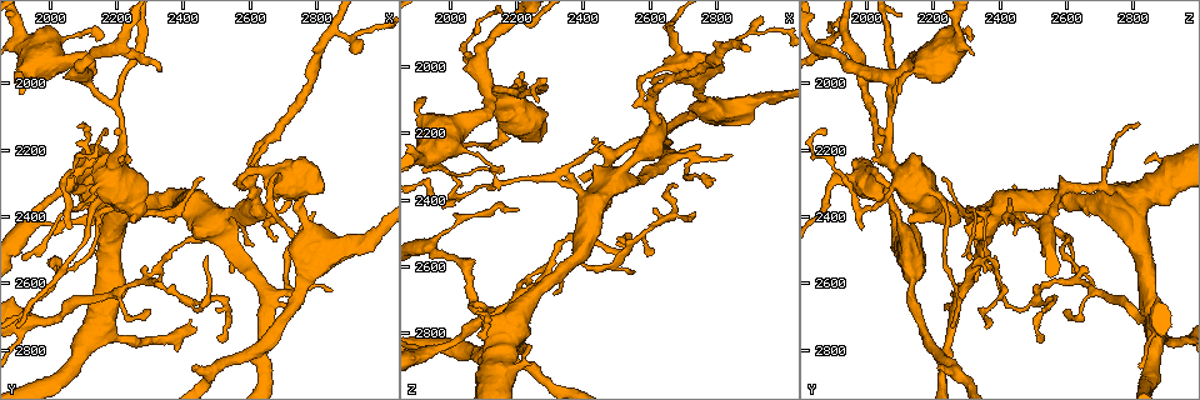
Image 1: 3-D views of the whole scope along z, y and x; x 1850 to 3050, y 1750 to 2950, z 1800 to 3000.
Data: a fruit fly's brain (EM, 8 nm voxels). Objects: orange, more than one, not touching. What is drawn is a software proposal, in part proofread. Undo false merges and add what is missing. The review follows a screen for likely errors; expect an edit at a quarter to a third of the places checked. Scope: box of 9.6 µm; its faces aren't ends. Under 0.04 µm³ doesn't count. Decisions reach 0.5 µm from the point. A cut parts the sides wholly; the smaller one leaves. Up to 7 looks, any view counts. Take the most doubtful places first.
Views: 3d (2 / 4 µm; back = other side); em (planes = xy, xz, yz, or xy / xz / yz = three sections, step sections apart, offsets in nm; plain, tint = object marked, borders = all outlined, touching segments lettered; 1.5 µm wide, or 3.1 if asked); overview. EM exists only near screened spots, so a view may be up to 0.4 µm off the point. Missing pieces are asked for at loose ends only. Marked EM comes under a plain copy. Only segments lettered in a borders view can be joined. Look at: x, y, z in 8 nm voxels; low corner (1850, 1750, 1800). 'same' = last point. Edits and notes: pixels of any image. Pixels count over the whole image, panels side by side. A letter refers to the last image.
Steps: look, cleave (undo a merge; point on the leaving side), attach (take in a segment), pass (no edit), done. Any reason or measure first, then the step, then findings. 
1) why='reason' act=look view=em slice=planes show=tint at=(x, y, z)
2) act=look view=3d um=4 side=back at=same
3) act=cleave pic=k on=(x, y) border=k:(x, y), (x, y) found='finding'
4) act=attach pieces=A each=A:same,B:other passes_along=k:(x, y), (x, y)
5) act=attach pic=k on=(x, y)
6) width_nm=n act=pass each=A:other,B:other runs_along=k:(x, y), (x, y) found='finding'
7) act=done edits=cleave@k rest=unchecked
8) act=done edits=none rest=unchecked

why='an open end' act=look view=em slice=xy step=8 show=borders at=(2550, 2300, 2120)

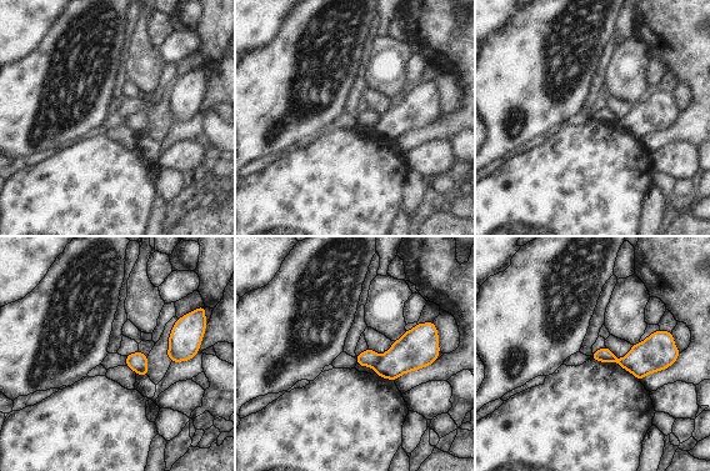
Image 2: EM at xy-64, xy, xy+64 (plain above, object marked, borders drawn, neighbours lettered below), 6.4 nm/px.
act=look view=em slice=planes show=borders at=same

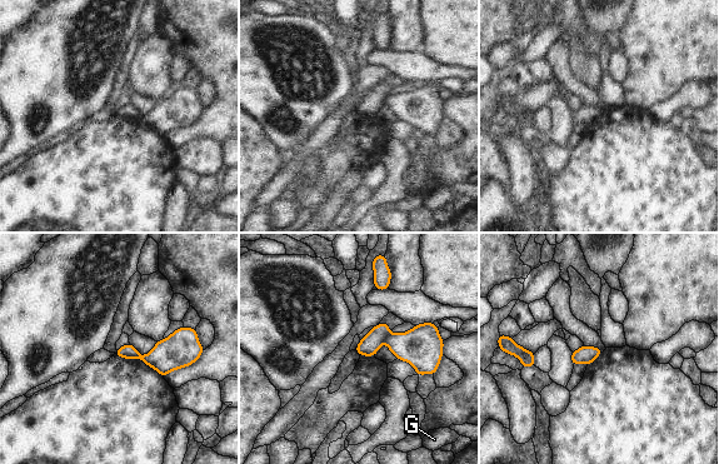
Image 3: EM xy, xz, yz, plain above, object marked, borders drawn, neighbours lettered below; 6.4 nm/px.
act=cleave pic=3 on=(372, 342) each=G:other border=3:(389, 332), (384, 338) found='a second neuron is stuck on'

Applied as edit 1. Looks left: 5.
act=look view=overview

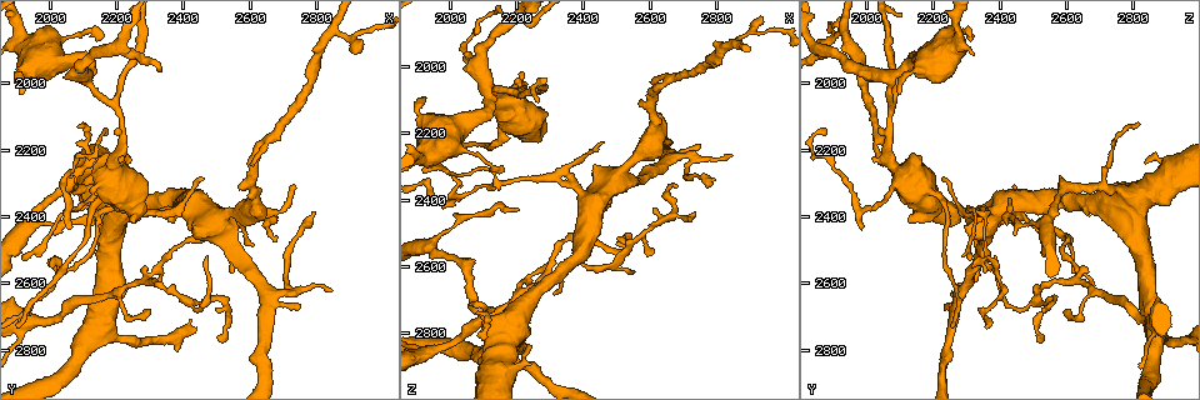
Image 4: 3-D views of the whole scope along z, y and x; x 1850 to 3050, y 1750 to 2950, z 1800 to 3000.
why='sharp bend' act=look view=3d um=4 at=(2110, 1980, 2070)

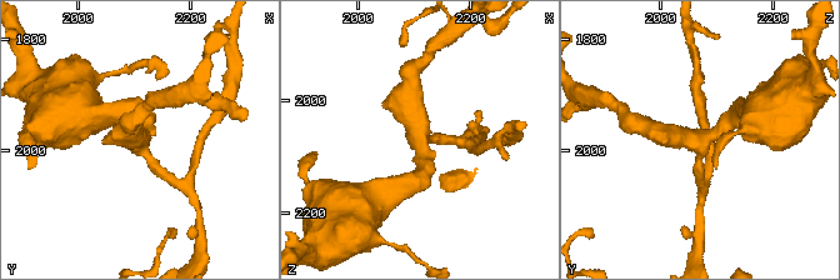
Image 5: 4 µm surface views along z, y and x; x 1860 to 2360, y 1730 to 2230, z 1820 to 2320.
act=look view=em slice=planes show=borders at=(2115, 1990, 2070)

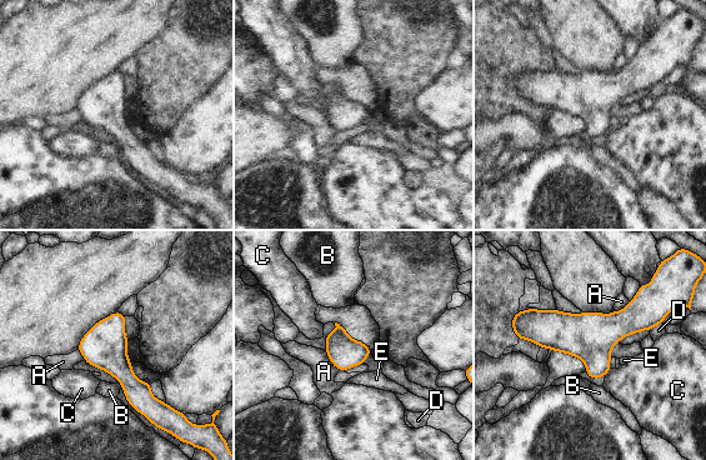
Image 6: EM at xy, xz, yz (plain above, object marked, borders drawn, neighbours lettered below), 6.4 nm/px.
width_nm=200 act=pass each=A:other,B:other,C:other,D:other,E:other runs_along=6:(660, 316), (605, 331), (521, 331) found='all the same neuron'

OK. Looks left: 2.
why='tapers out' act=look view=em slice=planes show=borders at=(2730, 2310, 2440)

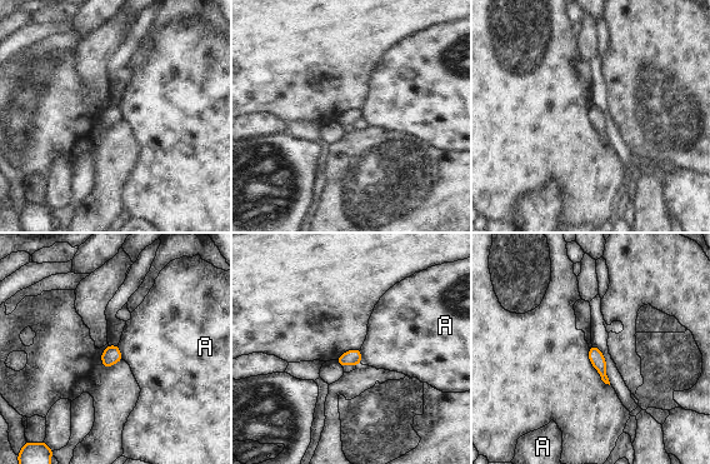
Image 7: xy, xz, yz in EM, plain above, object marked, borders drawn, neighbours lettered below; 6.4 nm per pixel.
longest_contact=A:100nm act=pass each=A:other border=7:(116, 345), (123, 359) found='none of them fits'

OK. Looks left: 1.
act=done edits=cleave@3 rest=unchecked

